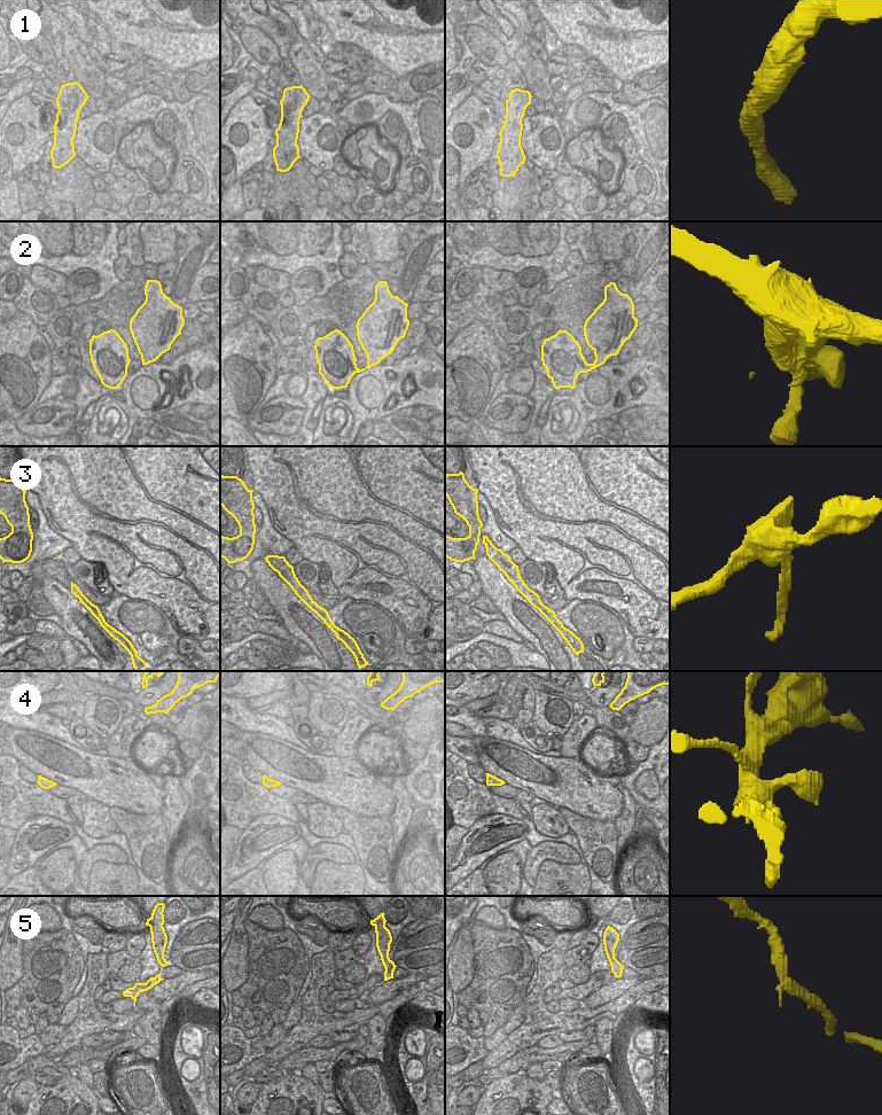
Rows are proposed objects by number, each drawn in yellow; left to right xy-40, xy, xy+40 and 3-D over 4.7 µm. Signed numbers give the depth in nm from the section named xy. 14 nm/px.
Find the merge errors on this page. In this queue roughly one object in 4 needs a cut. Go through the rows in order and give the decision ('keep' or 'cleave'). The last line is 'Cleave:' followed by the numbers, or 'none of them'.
1: keep
2: keep
3: keep
4: keep
5: keep
Cleave: none of them

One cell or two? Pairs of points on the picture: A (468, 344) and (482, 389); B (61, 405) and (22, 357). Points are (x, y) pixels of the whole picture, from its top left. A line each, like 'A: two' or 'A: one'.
A: one
B: two

